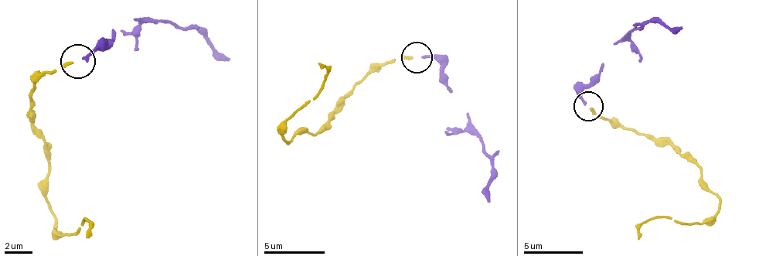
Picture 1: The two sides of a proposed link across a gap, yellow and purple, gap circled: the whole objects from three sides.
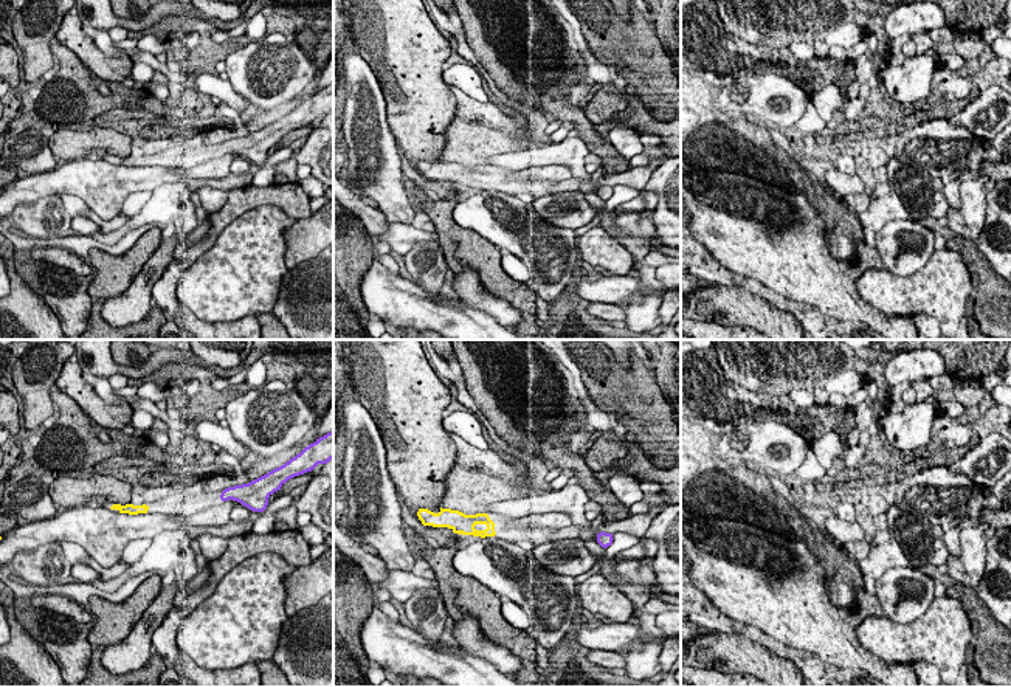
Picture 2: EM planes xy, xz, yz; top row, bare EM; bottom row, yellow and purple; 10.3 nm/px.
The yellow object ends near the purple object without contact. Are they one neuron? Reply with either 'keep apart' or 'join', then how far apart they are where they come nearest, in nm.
join | 750 nm

